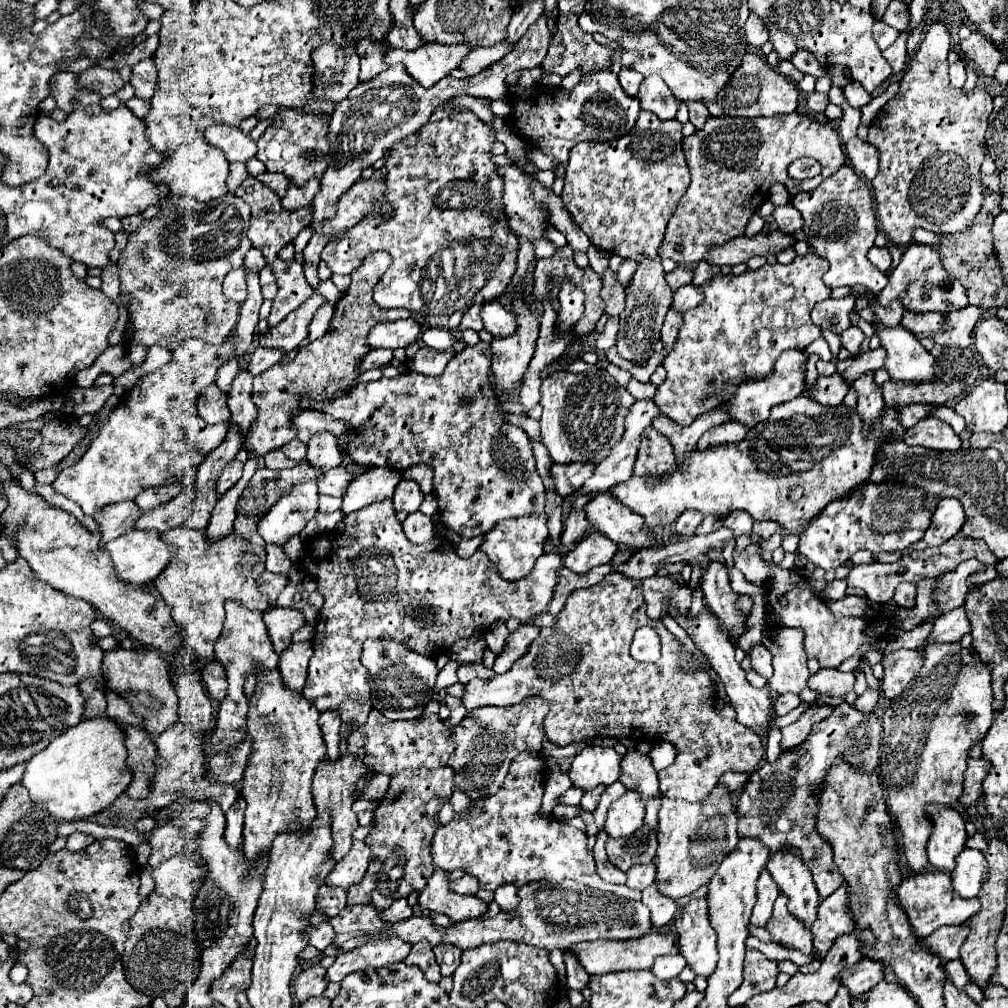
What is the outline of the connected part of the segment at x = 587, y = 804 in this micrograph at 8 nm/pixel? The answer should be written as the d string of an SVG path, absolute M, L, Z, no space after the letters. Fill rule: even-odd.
M598 786L598 788L594 788L594 790L584 792L580 806L582 806L586 812L594 812L594 808L598 806L598 800L600 800L600 794L604 792L604 788L606 788L606 786Z

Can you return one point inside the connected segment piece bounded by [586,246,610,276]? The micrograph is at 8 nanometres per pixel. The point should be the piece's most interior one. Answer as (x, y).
(598, 260)

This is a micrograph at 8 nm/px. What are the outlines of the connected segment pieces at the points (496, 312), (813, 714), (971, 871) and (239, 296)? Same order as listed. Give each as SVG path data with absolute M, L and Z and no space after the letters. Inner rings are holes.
M488 302L482 308L482 322L484 322L484 330L490 332L492 336L512 336L518 330L518 322L516 316L508 310L502 308L500 302Z
M812 704L794 724L782 728L782 750L790 750L798 744L802 744L806 740L806 736L810 734L812 726L820 720L824 720L826 716L832 714L832 706L818 706L818 704Z
M966 848L966 852L958 856L958 864L954 872L950 872L950 876L952 876L952 888L954 892L958 892L958 896L976 898L990 876L988 862L980 850Z
M244 268L232 270L230 274L226 274L224 278L224 296L228 296L230 300L236 300L242 304L242 300L246 300L246 280L244 280Z

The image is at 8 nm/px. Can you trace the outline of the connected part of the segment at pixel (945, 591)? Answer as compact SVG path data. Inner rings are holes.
M966 560L954 572L946 572L934 590L934 602L940 612L954 610L964 604L970 586L986 584L998 578L994 564L982 564L980 560Z

